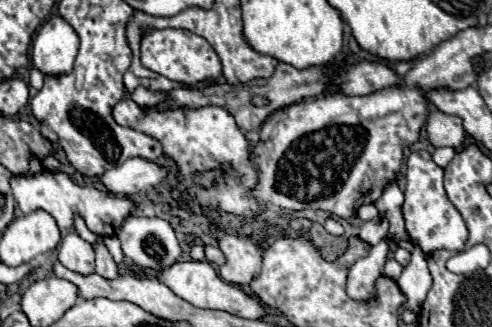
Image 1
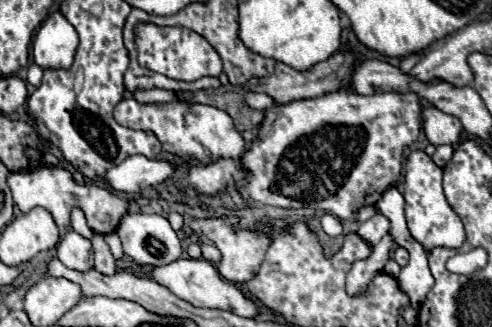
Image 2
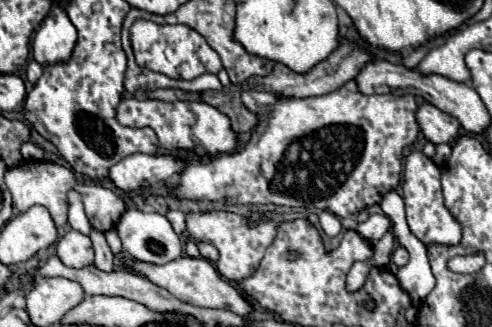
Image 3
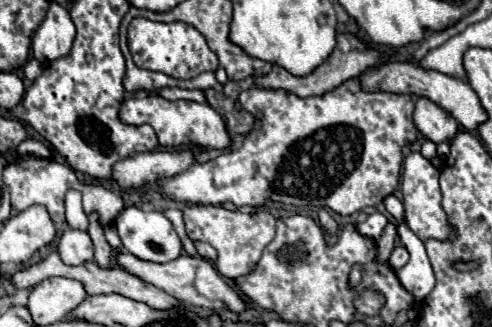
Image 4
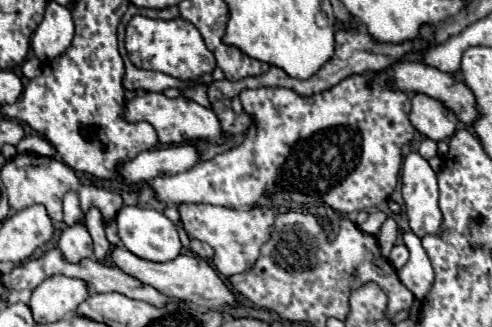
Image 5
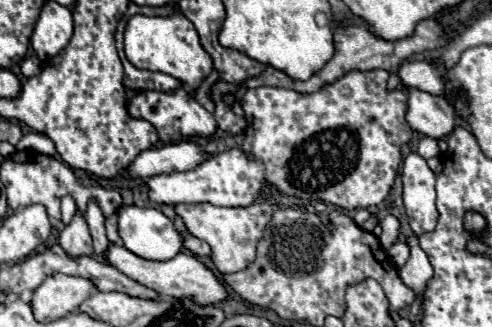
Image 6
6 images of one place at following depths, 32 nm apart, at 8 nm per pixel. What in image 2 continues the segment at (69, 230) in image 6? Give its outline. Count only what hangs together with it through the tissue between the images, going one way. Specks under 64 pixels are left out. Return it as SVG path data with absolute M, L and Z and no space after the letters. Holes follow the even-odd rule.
M70 230L64 234L64 238L60 238L60 242L56 244L58 250L58 260L72 268L72 270L88 270L92 268L92 244L88 238L80 236L78 232Z

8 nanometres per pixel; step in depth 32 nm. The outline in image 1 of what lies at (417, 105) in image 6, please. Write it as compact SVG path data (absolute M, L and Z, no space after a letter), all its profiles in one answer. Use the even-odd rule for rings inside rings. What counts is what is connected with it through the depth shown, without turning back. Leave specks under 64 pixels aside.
M440 110L428 112L426 132L428 132L428 140L434 148L450 146L450 148L458 150L466 144L462 120L458 116L450 116L450 114L444 114Z

